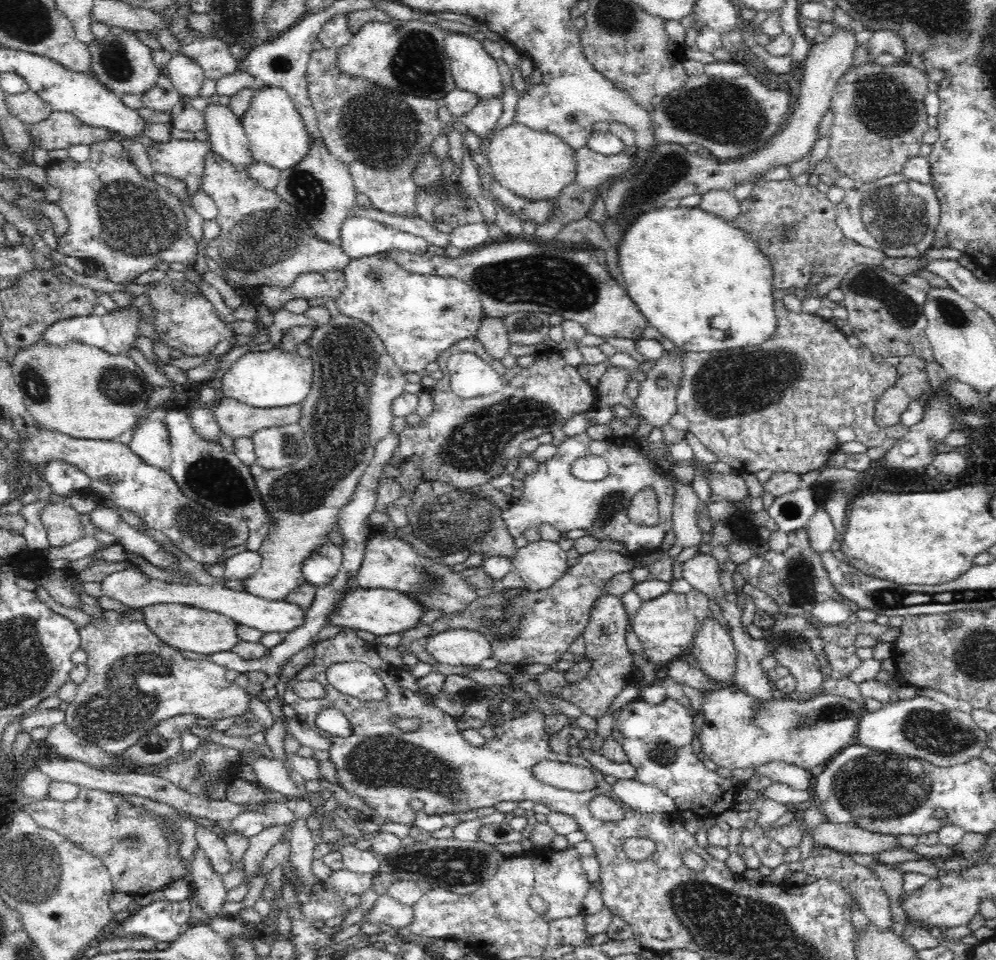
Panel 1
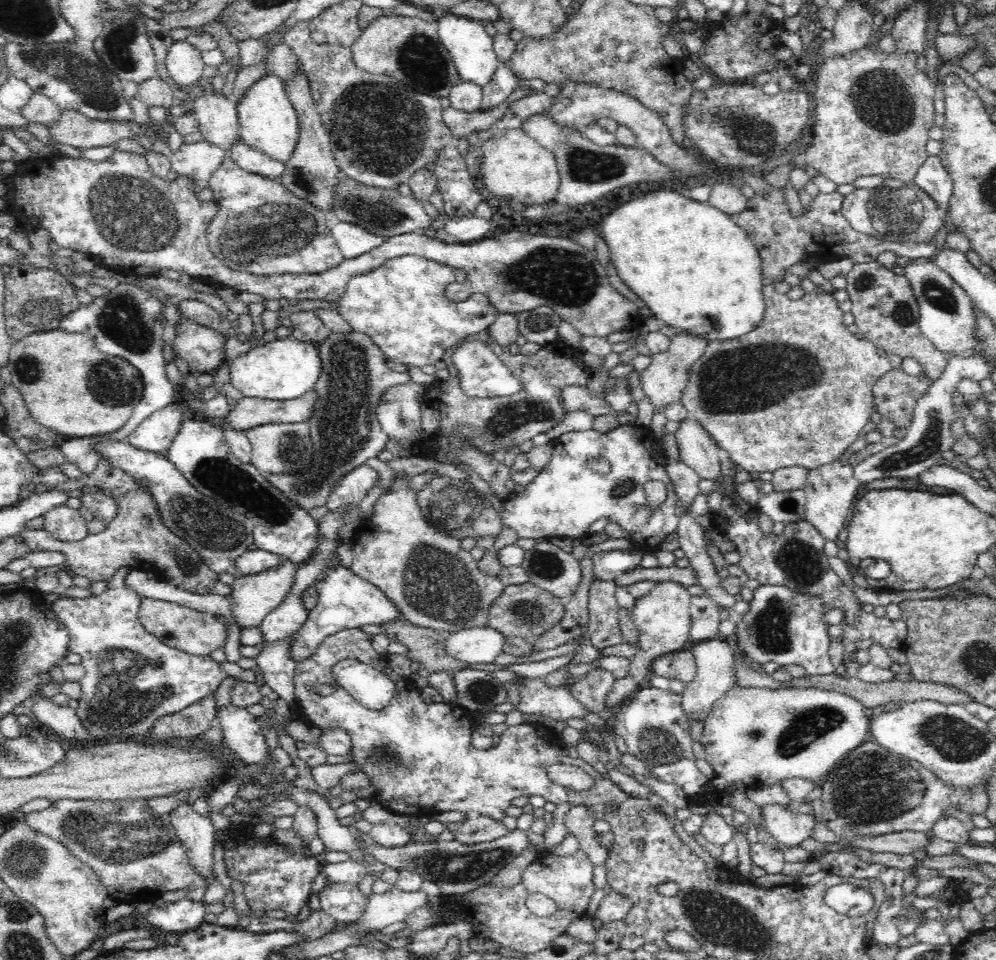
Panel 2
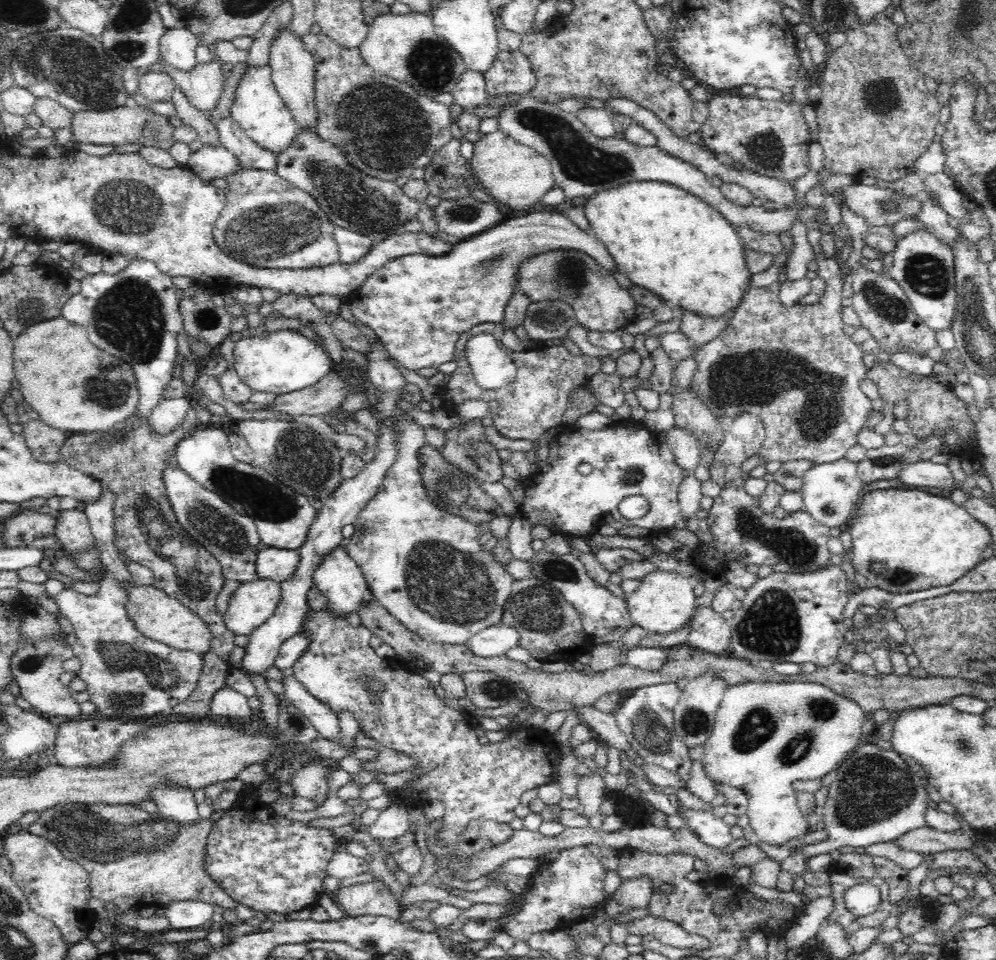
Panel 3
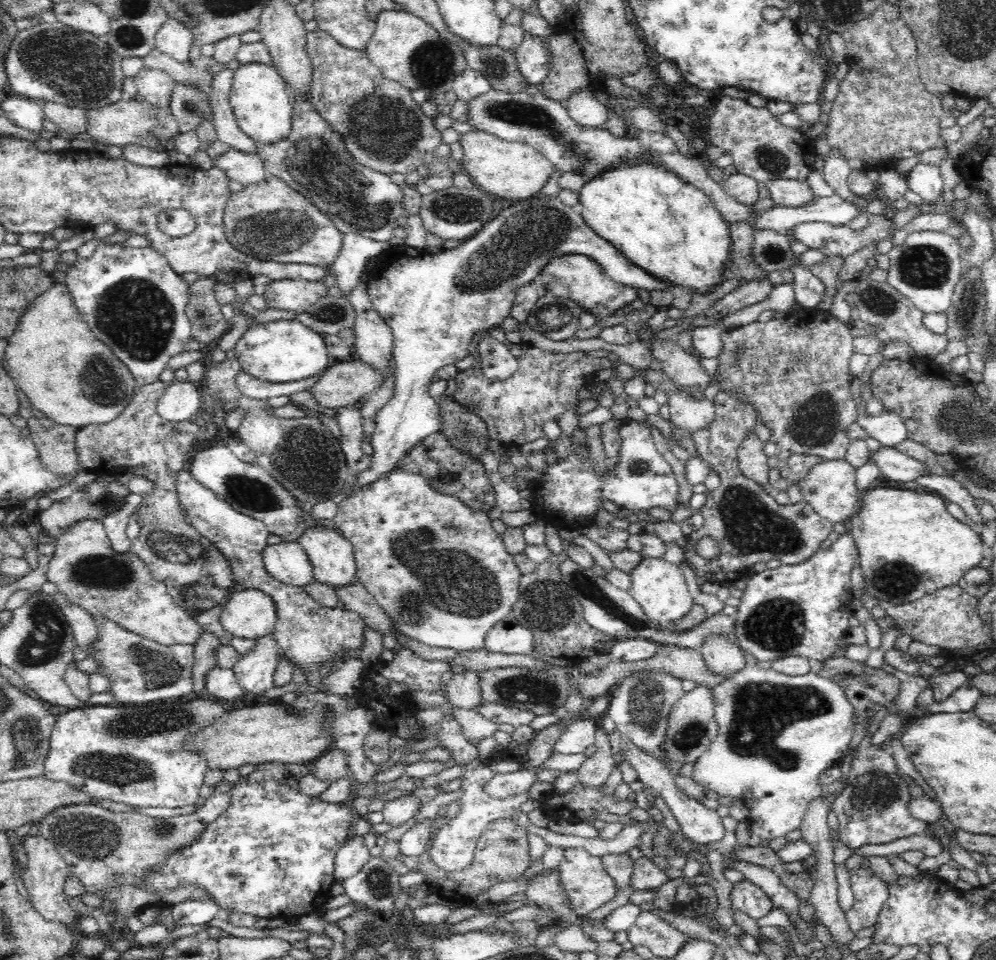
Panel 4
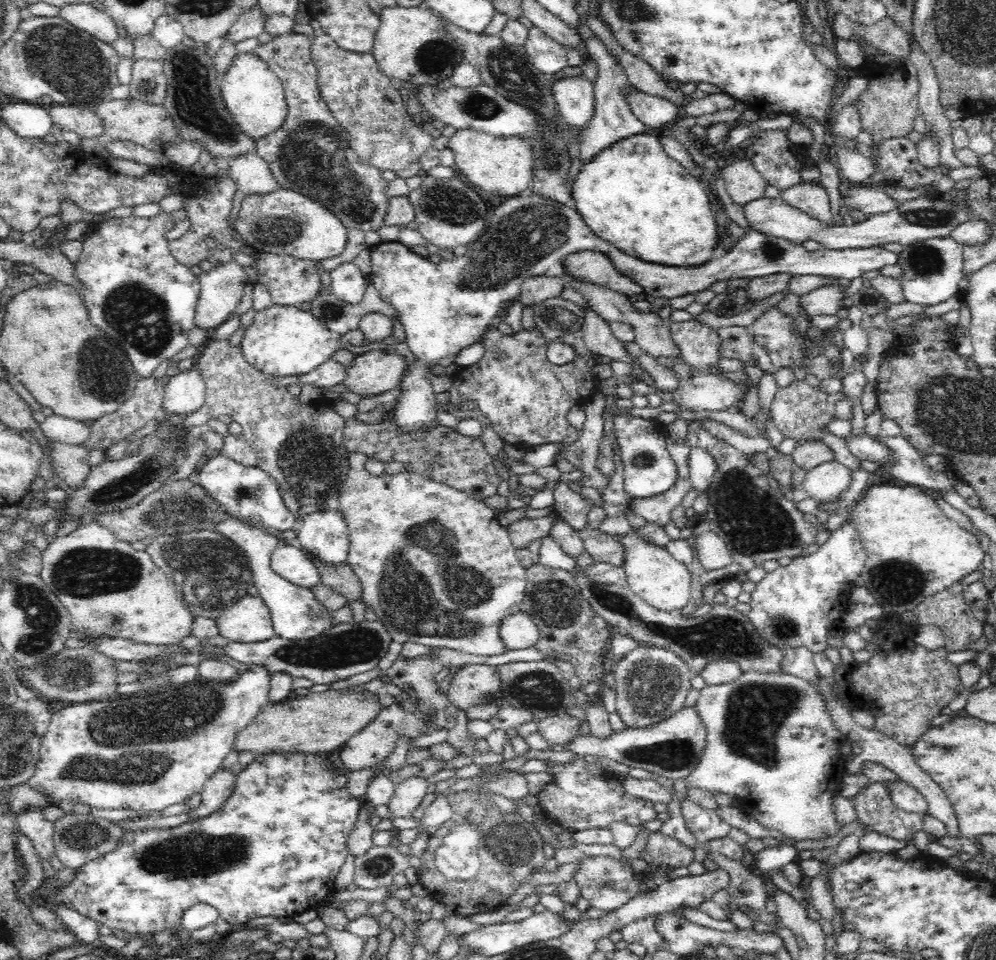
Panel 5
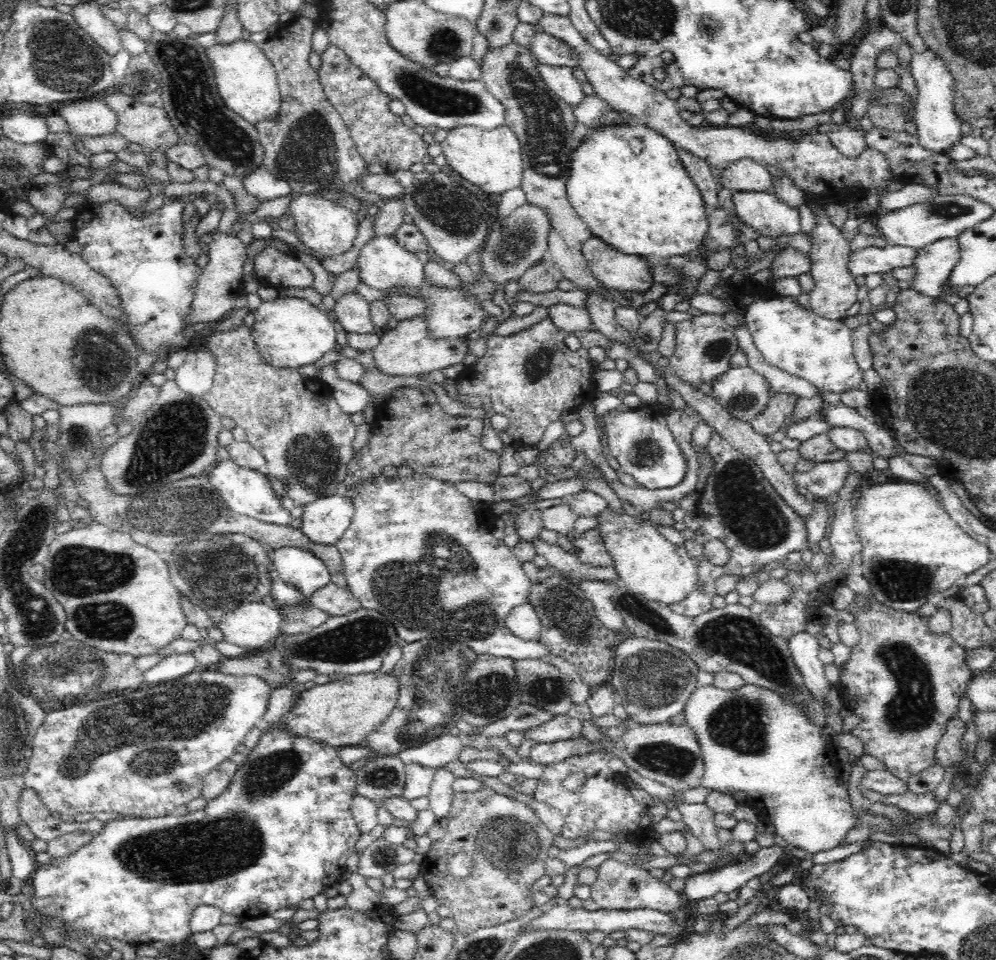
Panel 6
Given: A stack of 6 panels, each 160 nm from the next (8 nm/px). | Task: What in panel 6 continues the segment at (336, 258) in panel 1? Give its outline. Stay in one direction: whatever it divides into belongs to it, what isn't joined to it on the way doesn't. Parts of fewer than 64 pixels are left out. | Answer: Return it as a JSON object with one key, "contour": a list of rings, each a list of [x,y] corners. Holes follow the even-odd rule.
{"contour":[[[300,194],[294,196],[288,208],[292,220],[296,222],[296,236],[312,251],[320,252],[325,257],[339,256],[348,252],[357,237],[358,225],[355,224],[354,212],[347,204],[338,205],[316,195]]]}

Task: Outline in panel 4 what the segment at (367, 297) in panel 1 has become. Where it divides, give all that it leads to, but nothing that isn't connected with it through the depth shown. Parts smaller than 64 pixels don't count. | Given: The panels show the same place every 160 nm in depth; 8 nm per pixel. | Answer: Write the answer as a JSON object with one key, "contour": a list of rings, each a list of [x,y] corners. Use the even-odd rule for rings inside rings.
{"contour":[[[538,193],[534,197],[527,198],[525,201],[513,201],[511,206],[504,208],[501,212],[497,214],[496,218],[492,219],[490,224],[486,224],[482,227],[482,230],[479,230],[473,237],[462,241],[460,246],[447,250],[444,248],[443,252],[440,254],[434,254],[430,256],[430,253],[423,252],[420,254],[420,249],[410,248],[410,246],[391,246],[389,250],[382,253],[378,258],[378,264],[373,268],[372,272],[366,280],[367,284],[367,297],[371,302],[371,307],[376,311],[382,321],[387,323],[388,329],[391,330],[393,342],[392,356],[395,359],[395,373],[394,375],[394,396],[392,399],[385,404],[376,415],[376,427],[371,437],[371,445],[373,447],[373,453],[370,455],[370,466],[362,472],[358,472],[353,476],[351,482],[348,482],[344,489],[342,490],[342,496],[345,499],[348,495],[355,493],[360,487],[365,488],[366,485],[373,484],[374,481],[380,480],[382,477],[390,474],[392,469],[398,468],[400,461],[404,458],[405,454],[412,449],[413,446],[416,446],[422,438],[430,437],[434,432],[442,430],[443,418],[440,417],[440,406],[438,405],[437,399],[431,396],[429,392],[429,387],[433,384],[432,378],[436,376],[436,372],[440,368],[444,368],[446,364],[455,364],[459,360],[462,360],[465,356],[468,356],[468,348],[478,333],[490,332],[500,327],[500,324],[503,324],[503,321],[508,317],[508,312],[511,312],[514,300],[518,295],[518,290],[537,280],[540,276],[540,271],[543,270],[543,267],[546,266],[551,259],[557,258],[559,255],[568,255],[568,254],[582,254],[583,256],[592,258],[595,262],[598,262],[599,266],[603,267],[605,273],[607,273],[610,278],[619,284],[630,286],[631,288],[646,290],[649,293],[654,290],[664,290],[670,291],[671,286],[664,285],[663,282],[656,281],[655,278],[650,277],[650,275],[644,273],[643,270],[640,270],[636,265],[632,264],[630,261],[627,261],[621,253],[610,242],[604,240],[604,238],[599,237],[598,234],[594,232],[583,219],[579,208],[567,206],[562,202],[560,197],[547,197],[543,193]]]}

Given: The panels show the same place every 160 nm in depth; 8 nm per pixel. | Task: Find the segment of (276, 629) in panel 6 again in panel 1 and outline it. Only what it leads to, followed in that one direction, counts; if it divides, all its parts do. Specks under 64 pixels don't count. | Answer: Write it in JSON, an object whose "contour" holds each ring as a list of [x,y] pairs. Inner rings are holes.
{"contour":[[[336,308],[330,310],[330,315],[331,320],[327,324],[320,325],[314,334],[311,335],[311,338],[306,341],[311,352],[310,358],[314,363],[314,379],[308,396],[306,396],[306,399],[300,404],[299,420],[297,423],[298,426],[302,427],[305,442],[308,446],[307,453],[304,457],[300,458],[300,460],[294,462],[294,464],[290,464],[278,470],[266,470],[256,462],[249,466],[250,472],[254,477],[254,486],[258,489],[259,500],[262,500],[263,508],[266,508],[267,516],[269,516],[270,528],[268,528],[266,538],[263,539],[262,546],[257,550],[259,556],[262,557],[259,569],[255,571],[253,575],[242,580],[242,584],[248,594],[259,596],[266,600],[285,600],[287,594],[290,594],[292,590],[306,582],[302,572],[304,562],[306,562],[312,554],[318,552],[318,550],[322,550],[324,546],[328,545],[328,542],[330,542],[328,534],[331,531],[342,532],[343,528],[341,528],[341,521],[338,519],[338,516],[340,516],[341,510],[353,500],[353,494],[356,492],[356,488],[361,480],[361,474],[365,472],[370,462],[372,462],[377,444],[380,443],[386,435],[392,432],[391,427],[394,418],[392,404],[396,398],[399,398],[405,392],[407,383],[404,377],[405,372],[394,362],[390,353],[385,349],[381,338],[374,333],[374,330],[362,322],[346,317],[346,315],[336,310]]]}

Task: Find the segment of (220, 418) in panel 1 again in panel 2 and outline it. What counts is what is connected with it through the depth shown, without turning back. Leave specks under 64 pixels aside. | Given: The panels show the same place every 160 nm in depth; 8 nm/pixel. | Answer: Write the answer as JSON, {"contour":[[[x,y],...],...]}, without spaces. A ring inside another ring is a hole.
{"contour":[[[314,389],[290,401],[263,401],[260,398],[244,397],[238,402],[232,402],[230,412],[224,418],[225,427],[247,431],[265,424],[307,422],[315,409],[315,403]]]}

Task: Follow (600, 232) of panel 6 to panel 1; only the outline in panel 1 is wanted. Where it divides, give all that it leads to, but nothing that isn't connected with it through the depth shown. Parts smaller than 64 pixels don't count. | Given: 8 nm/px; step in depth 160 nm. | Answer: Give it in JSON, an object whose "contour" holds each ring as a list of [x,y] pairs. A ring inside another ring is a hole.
{"contour":[[[690,207],[660,208],[638,217],[633,225],[628,227],[624,234],[624,241],[616,247],[619,255],[619,266],[624,275],[624,288],[632,301],[639,309],[639,313],[647,319],[647,323],[658,328],[660,334],[670,338],[674,346],[684,348],[685,352],[706,353],[713,350],[740,349],[746,345],[760,345],[761,342],[769,341],[778,328],[777,315],[774,309],[774,286],[773,286],[773,266],[767,261],[766,256],[755,246],[754,242],[736,228],[730,222],[704,212],[702,209]]]}

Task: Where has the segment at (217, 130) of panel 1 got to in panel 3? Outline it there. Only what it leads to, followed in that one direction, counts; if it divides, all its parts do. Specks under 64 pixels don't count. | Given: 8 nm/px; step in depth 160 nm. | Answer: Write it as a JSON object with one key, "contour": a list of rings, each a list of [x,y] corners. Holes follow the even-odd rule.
{"contour":[[[215,57],[212,62],[198,63],[192,71],[188,72],[178,70],[168,61],[163,60],[155,62],[152,69],[168,73],[173,78],[175,86],[202,112],[212,110],[222,94],[225,81],[222,73],[225,70],[225,64],[218,57]]]}

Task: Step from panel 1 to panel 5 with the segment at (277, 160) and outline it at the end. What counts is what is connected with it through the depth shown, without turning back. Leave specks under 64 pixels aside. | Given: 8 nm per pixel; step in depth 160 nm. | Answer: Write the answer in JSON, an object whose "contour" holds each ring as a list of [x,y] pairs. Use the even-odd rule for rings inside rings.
{"contour":[[[252,52],[238,53],[220,76],[221,95],[242,132],[256,140],[276,132],[285,124],[288,105],[281,79],[262,58]]]}

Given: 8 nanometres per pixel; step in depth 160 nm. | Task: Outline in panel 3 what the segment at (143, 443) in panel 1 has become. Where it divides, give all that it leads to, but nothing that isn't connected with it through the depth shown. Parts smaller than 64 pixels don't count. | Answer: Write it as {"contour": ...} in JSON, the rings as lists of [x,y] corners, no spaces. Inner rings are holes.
{"contour":[[[190,395],[165,399],[152,409],[150,416],[148,416],[148,423],[150,423],[152,431],[158,435],[171,433],[174,428],[184,422],[190,406],[194,405],[195,402]]]}

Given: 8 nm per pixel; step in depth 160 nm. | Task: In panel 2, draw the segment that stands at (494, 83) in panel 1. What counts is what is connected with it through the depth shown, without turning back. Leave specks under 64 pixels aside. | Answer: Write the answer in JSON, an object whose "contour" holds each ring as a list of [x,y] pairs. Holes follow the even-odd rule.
{"contour":[[[445,12],[438,15],[436,21],[440,40],[450,52],[451,60],[454,61],[455,68],[462,80],[470,81],[471,84],[481,87],[488,84],[496,72],[500,60],[495,54],[493,36],[490,36],[484,27],[486,22]]]}

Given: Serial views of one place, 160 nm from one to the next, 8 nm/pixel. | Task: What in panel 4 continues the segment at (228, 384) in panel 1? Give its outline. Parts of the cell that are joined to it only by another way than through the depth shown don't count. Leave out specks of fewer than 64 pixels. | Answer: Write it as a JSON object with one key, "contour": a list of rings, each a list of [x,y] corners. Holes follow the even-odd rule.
{"contour":[[[296,319],[264,322],[250,327],[235,344],[235,356],[242,370],[251,377],[274,382],[275,385],[317,377],[332,364],[324,336]]]}

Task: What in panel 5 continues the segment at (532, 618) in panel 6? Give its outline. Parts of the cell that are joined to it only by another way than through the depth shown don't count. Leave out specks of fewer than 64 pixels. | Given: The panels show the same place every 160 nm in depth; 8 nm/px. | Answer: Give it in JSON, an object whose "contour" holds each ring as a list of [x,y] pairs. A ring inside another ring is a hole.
{"contour":[[[522,610],[502,619],[499,640],[506,650],[524,650],[536,646],[540,638],[538,625]]]}

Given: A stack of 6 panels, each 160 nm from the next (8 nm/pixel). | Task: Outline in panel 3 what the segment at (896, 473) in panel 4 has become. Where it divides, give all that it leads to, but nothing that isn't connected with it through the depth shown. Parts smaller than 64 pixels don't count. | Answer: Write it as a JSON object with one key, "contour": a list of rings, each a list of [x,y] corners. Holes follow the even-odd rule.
{"contour":[[[929,460],[913,462],[901,466],[898,482],[908,484],[910,488],[935,486],[953,490],[953,476],[949,465],[934,463]]]}

